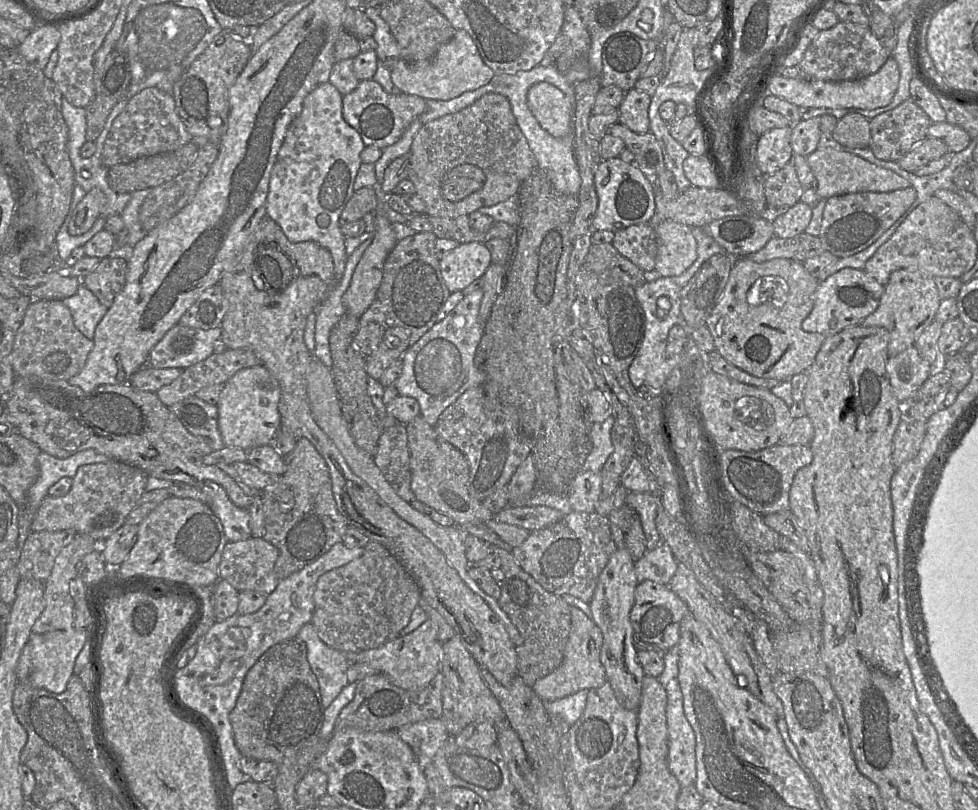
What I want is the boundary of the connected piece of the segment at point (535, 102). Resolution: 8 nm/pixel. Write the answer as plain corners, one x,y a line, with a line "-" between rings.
534,84
528,90
527,104
540,126
553,137
573,134
573,105
556,86

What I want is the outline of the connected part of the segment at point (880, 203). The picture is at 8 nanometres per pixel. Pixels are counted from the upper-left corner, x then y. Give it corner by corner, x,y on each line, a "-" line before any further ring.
913,187
890,192
859,192
832,196
826,200
819,238
826,251
844,258
869,247
890,228
916,199

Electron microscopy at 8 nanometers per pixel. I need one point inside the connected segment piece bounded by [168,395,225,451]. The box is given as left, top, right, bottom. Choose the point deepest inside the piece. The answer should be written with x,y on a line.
200,419

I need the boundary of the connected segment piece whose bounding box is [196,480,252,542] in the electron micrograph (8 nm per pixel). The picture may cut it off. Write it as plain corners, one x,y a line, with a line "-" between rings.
213,481
198,482
196,486
205,495
206,504
220,519
227,541
244,541
252,537
247,509
233,504
226,491

